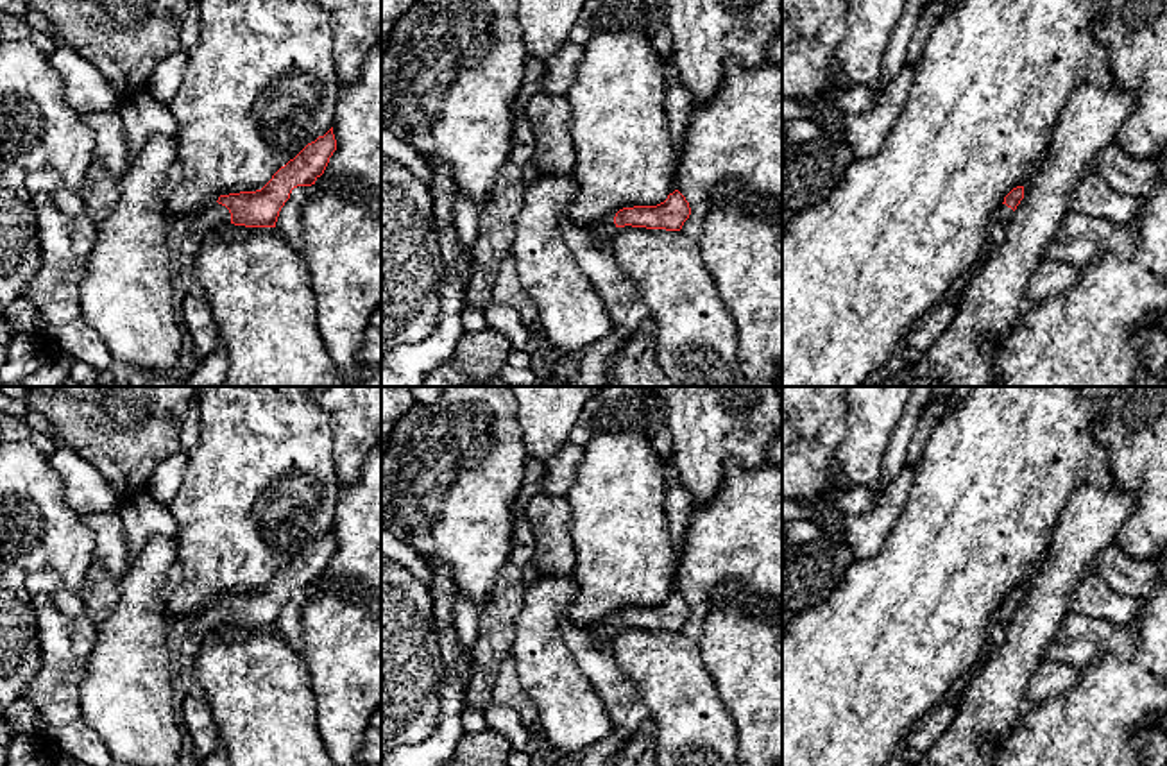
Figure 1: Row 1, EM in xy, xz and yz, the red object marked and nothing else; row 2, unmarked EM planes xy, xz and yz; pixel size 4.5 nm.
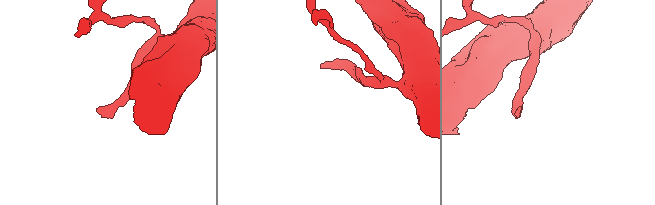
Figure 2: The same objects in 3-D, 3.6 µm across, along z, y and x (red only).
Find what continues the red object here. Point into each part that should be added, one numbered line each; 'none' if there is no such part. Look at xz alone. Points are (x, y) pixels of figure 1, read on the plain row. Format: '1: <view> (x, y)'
1: xz (604, 634)

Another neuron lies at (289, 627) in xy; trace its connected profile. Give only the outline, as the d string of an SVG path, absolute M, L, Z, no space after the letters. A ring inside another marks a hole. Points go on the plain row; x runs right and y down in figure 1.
M288 600L285 603L279 612L276 630L297 653L304 653L299 603L295 603L294 600Z

